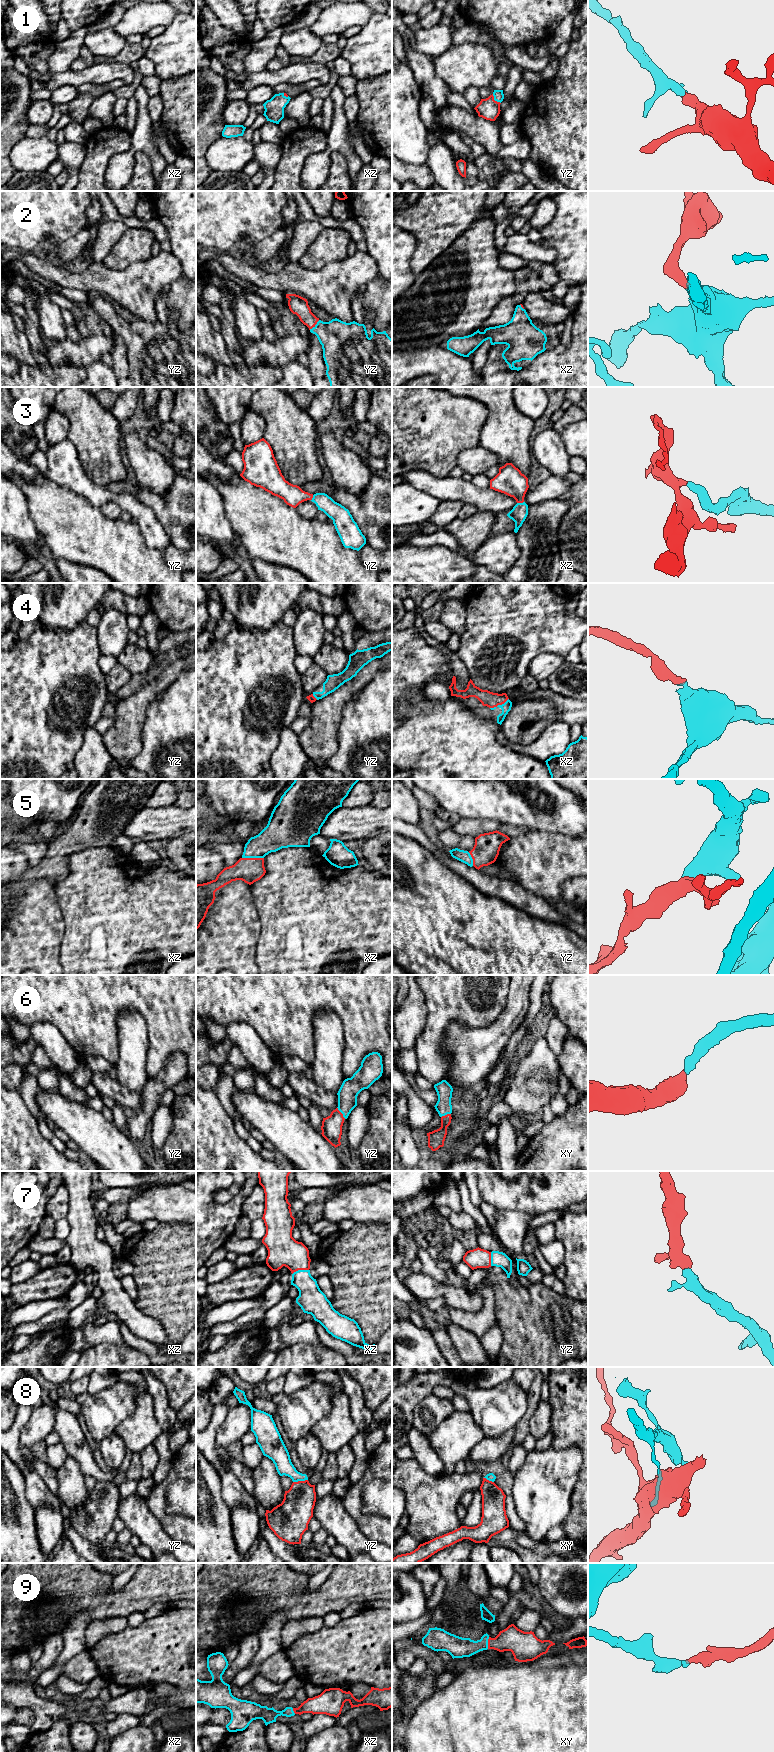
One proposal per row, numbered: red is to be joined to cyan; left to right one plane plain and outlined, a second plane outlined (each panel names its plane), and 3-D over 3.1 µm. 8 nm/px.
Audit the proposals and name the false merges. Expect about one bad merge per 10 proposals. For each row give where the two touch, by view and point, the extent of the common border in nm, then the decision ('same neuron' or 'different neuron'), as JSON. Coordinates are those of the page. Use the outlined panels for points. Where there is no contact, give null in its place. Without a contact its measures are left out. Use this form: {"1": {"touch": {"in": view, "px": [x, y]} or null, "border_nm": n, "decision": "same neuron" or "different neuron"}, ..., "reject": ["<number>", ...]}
{"1": {"touch": {"in": "yz", "px": [495, 100]}, "border_nm": 100, "decision": "same neuron"}, "2": {"touch": {"in": "yz", "px": [315, 325]}, "border_nm": 120, "decision": "same neuron"}, "3": {"touch": {"in": "xz", "px": [520, 503]}, "border_nm": 60, "decision": "same neuron"}, "4": {"touch": {"in": "xz", "px": [499, 705]}, "border_nm": 170, "decision": "same neuron"}, "5": {"touch": {"in": "xz", "px": [253, 857]}, "border_nm": 180, "decision": "same neuron"}, "6": {"touch": {"in": "yz", "px": [341, 1112]}, "border_nm": 120, "decision": "same neuron"}, "7": {"touch": {"in": "xz", "px": [300, 1270]}, "border_nm": 140, "decision": "same neuron"}, "8": {"touch": {"in": "yz", "px": [300, 1480]}, "border_nm": 120, "decision": "different neuron"}, "9": {"touch": {"in": "xy", "px": [487, 1643]}, "border_nm": 100, "decision": "same neuron"}, "reject": ["8"]}

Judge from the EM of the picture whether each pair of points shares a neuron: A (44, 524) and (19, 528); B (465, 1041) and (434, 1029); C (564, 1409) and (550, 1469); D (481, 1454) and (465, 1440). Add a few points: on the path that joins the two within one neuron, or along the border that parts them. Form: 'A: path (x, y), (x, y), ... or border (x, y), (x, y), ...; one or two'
A: border (27, 503), (29, 516), (40, 536); two
B: border (466, 1025), (449, 1023), (441, 1047), (444, 1056); two
C: border (550, 1446), (554, 1448), (577, 1447); two
D: border (485, 1436), (465, 1457); two

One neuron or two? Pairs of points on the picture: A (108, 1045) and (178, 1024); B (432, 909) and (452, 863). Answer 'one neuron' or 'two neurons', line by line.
A: one neuron
B: two neurons

